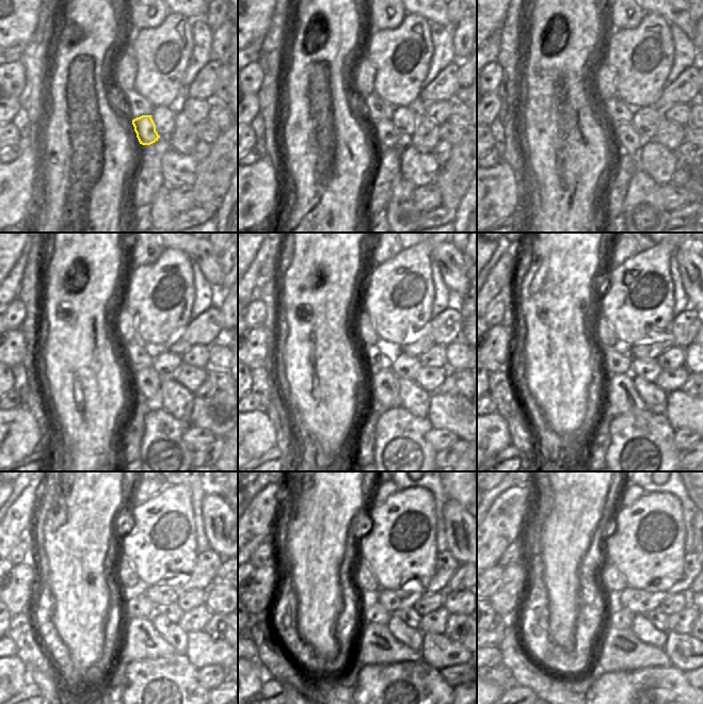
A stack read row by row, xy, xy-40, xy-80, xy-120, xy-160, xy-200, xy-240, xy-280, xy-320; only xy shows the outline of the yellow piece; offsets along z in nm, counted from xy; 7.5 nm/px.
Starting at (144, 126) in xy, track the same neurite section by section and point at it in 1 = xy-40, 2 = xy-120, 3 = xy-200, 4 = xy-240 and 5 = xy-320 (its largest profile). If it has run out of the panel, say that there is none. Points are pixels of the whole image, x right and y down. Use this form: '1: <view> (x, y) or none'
1: xy-40 (385, 134)
2: xy-120 (146, 382)
3: xy-200 (621, 397)
4: xy-240 (141, 641)
5: xy-320 (618, 650)

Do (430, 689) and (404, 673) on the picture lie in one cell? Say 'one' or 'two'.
one

